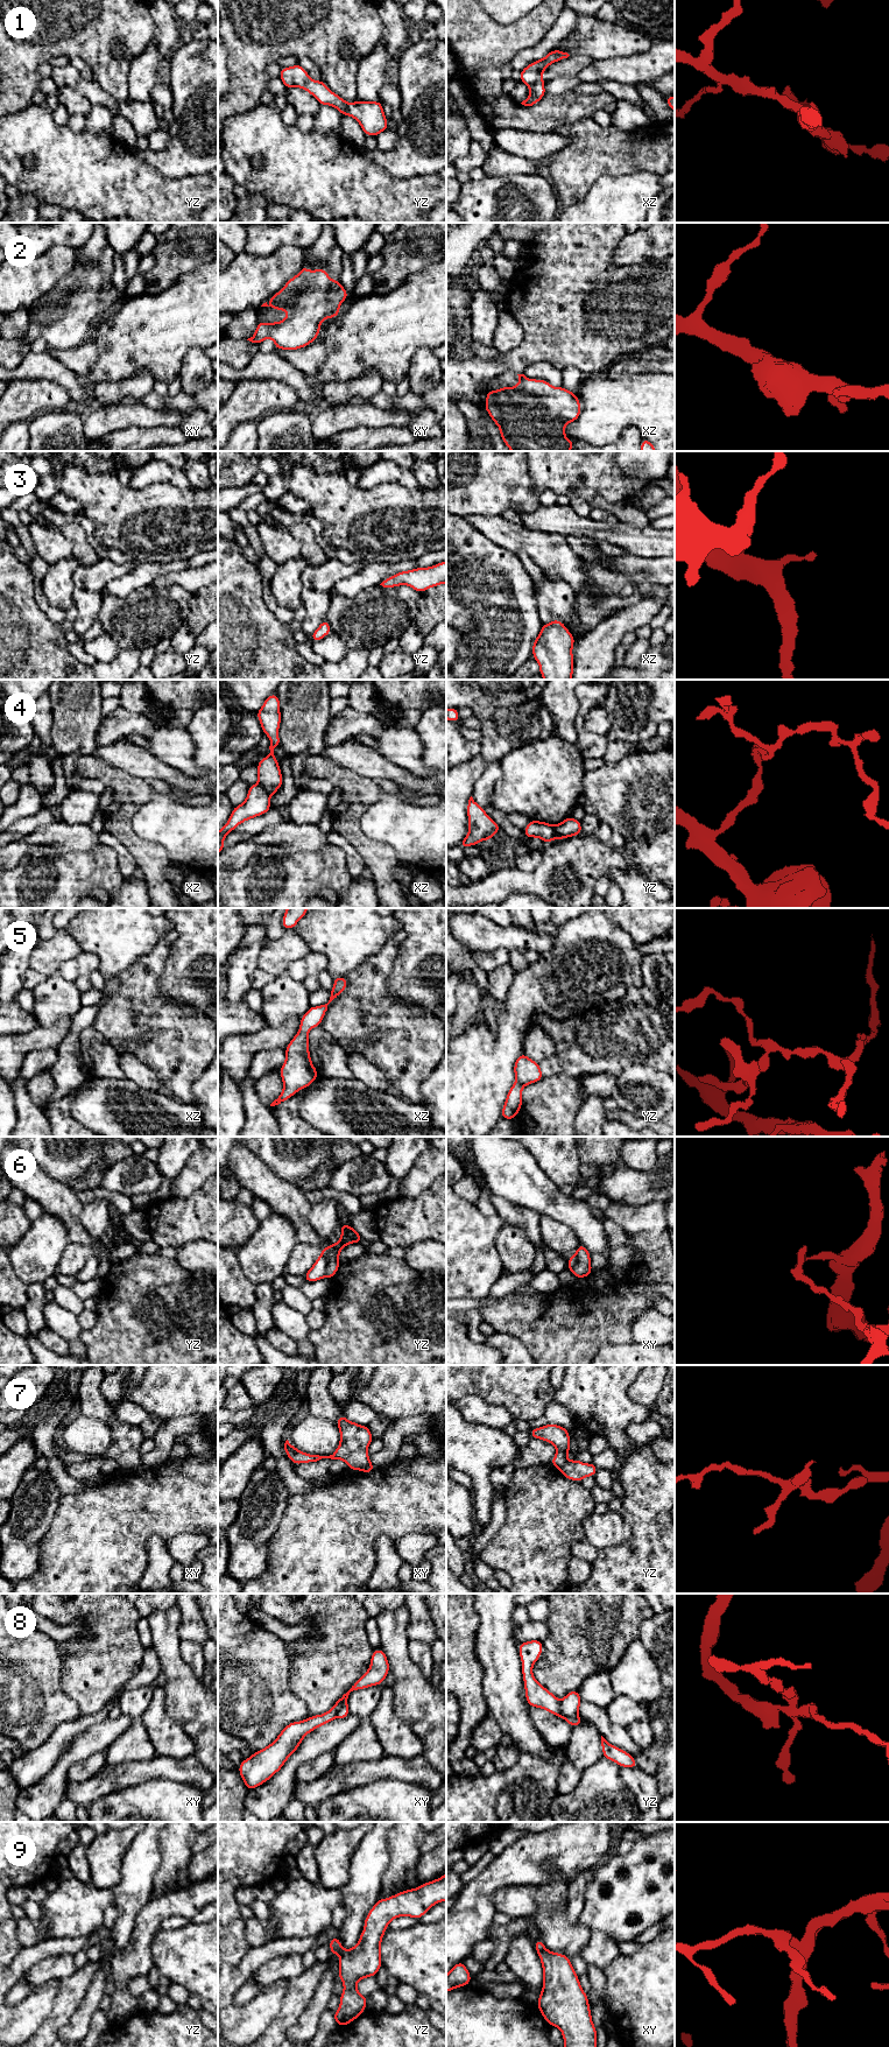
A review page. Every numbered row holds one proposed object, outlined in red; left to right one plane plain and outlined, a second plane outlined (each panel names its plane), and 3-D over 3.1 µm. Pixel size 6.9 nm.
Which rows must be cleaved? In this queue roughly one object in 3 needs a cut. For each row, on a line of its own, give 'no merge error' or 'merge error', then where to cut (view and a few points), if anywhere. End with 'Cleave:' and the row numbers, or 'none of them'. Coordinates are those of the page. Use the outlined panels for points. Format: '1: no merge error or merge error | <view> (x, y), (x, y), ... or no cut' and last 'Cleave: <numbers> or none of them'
1: no merge error | no cut
2: no merge error | no cut
3: no merge error | no cut
4: merge error | xz (258, 783), (270, 794)
5: merge error | yz (516, 1081), (523, 1085)
6: merge error | yz (322, 1254), (326, 1259), (326, 1275)
7: merge error | yz (568, 1461), (559, 1469)
8: merge error | yz (561, 1701), (561, 1711), (565, 1716), (577, 1716)
9: no merge error | no cut
Cleave: 4, 5, 6, 7, 8

